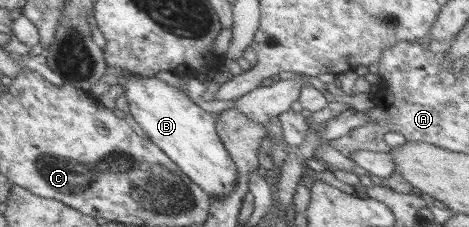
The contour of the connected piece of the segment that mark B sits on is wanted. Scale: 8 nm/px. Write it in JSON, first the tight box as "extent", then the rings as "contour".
{"extent":[118,73,238,197],"contour":[[[125,73],[121,75],[118,84],[121,82],[124,88],[121,95],[126,97],[130,117],[145,133],[148,141],[174,162],[190,182],[210,197],[228,194],[236,186],[234,182],[238,173],[228,151],[218,139],[212,114],[194,104],[184,92],[154,77]]]}

